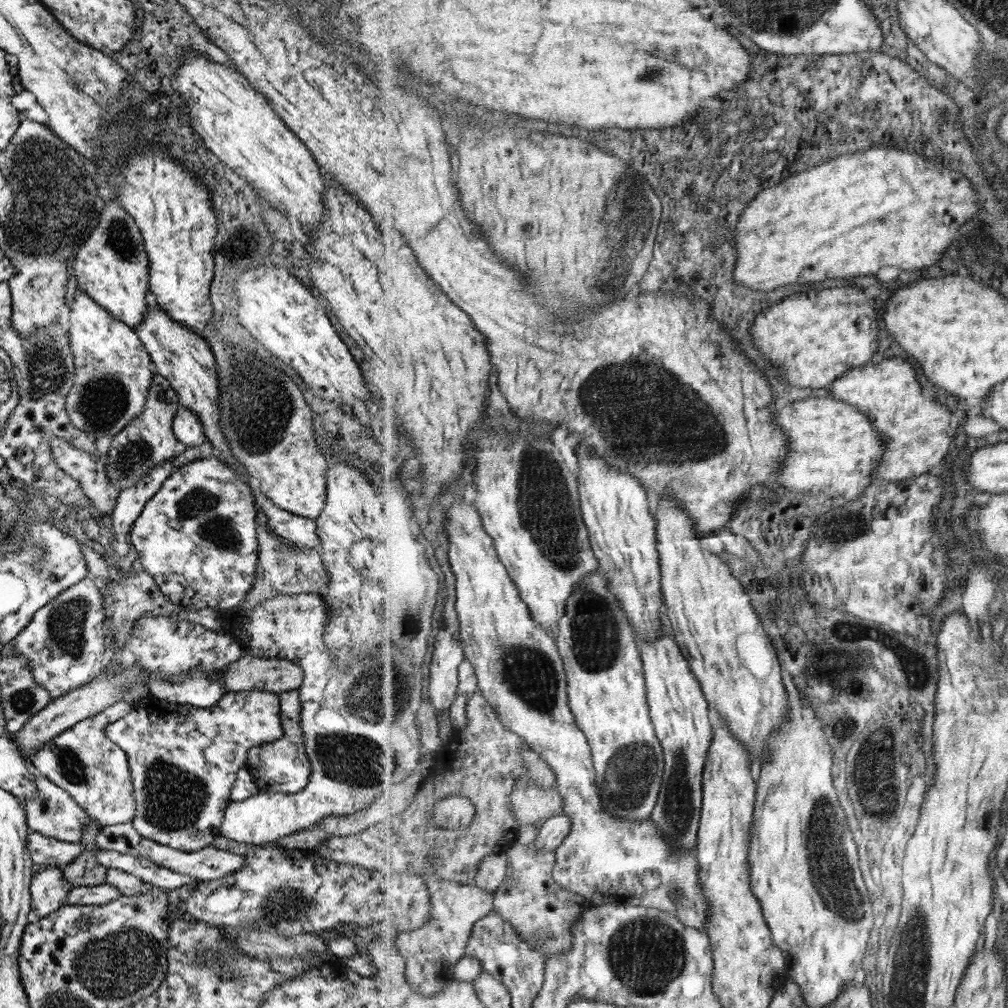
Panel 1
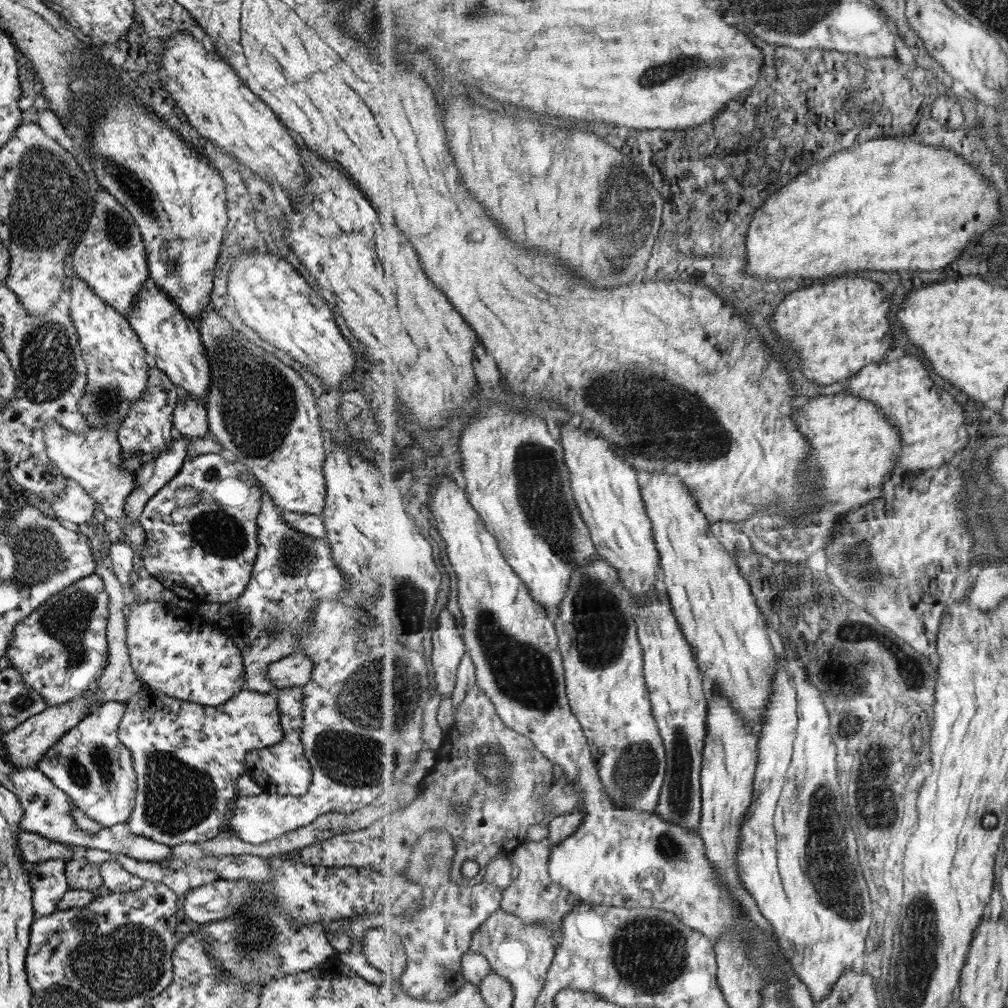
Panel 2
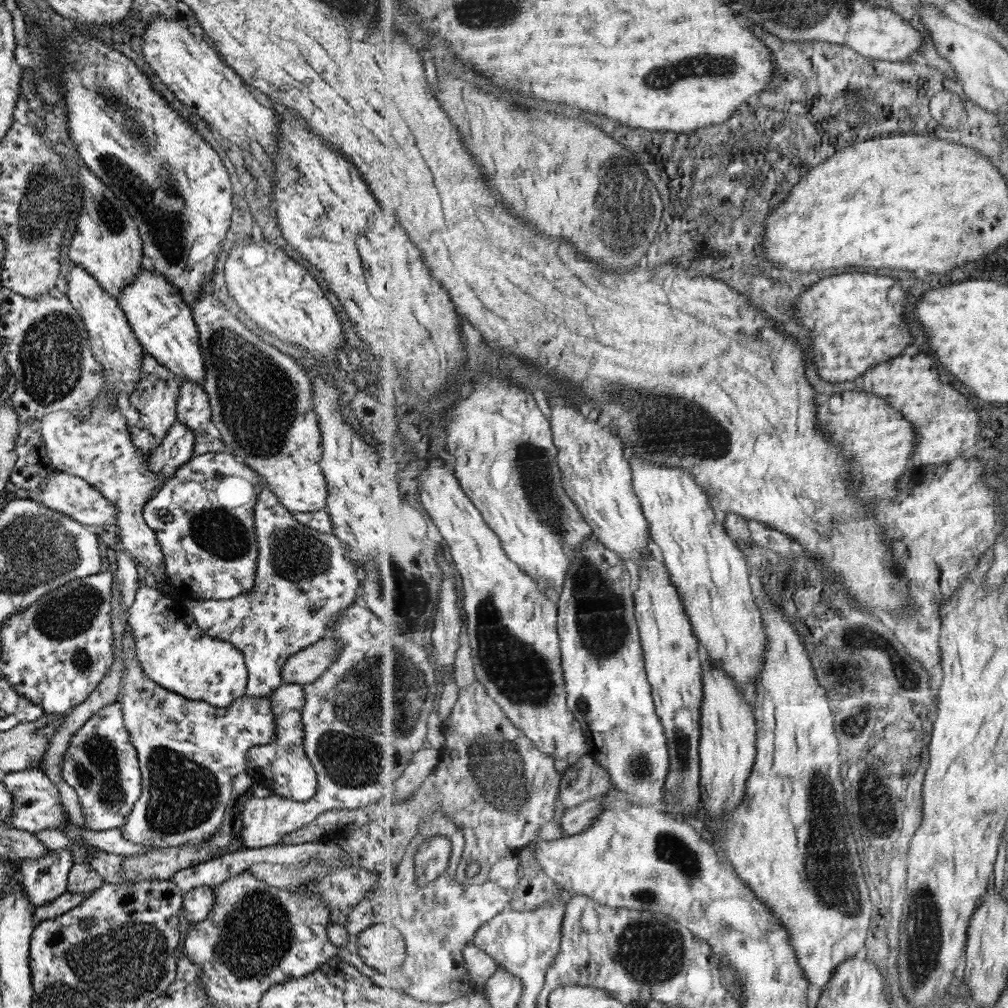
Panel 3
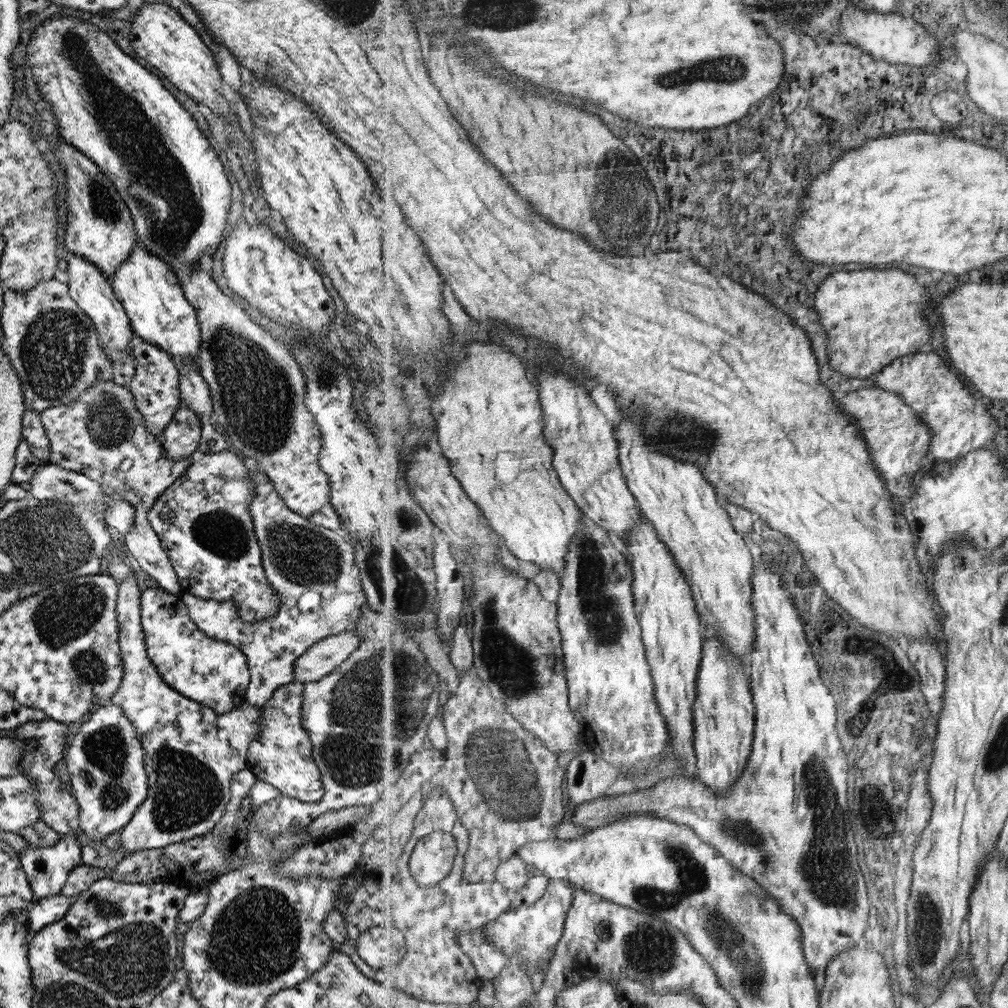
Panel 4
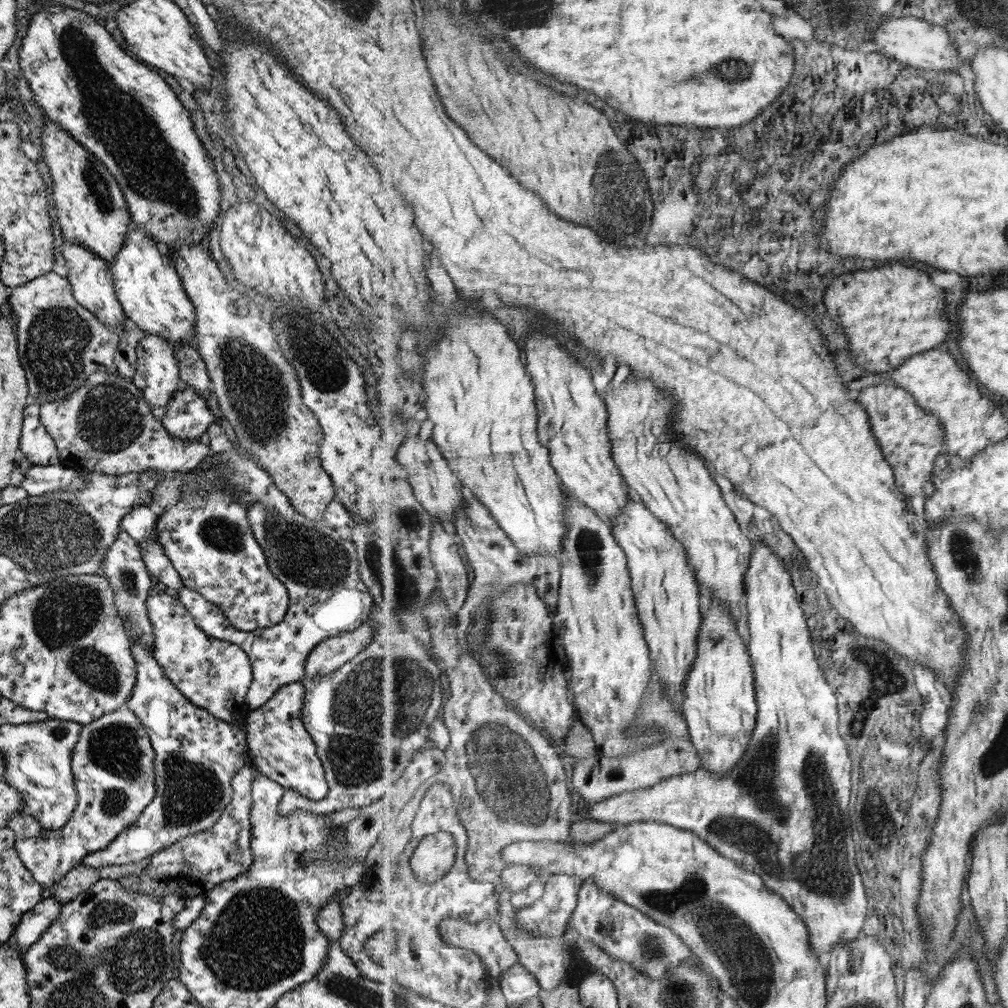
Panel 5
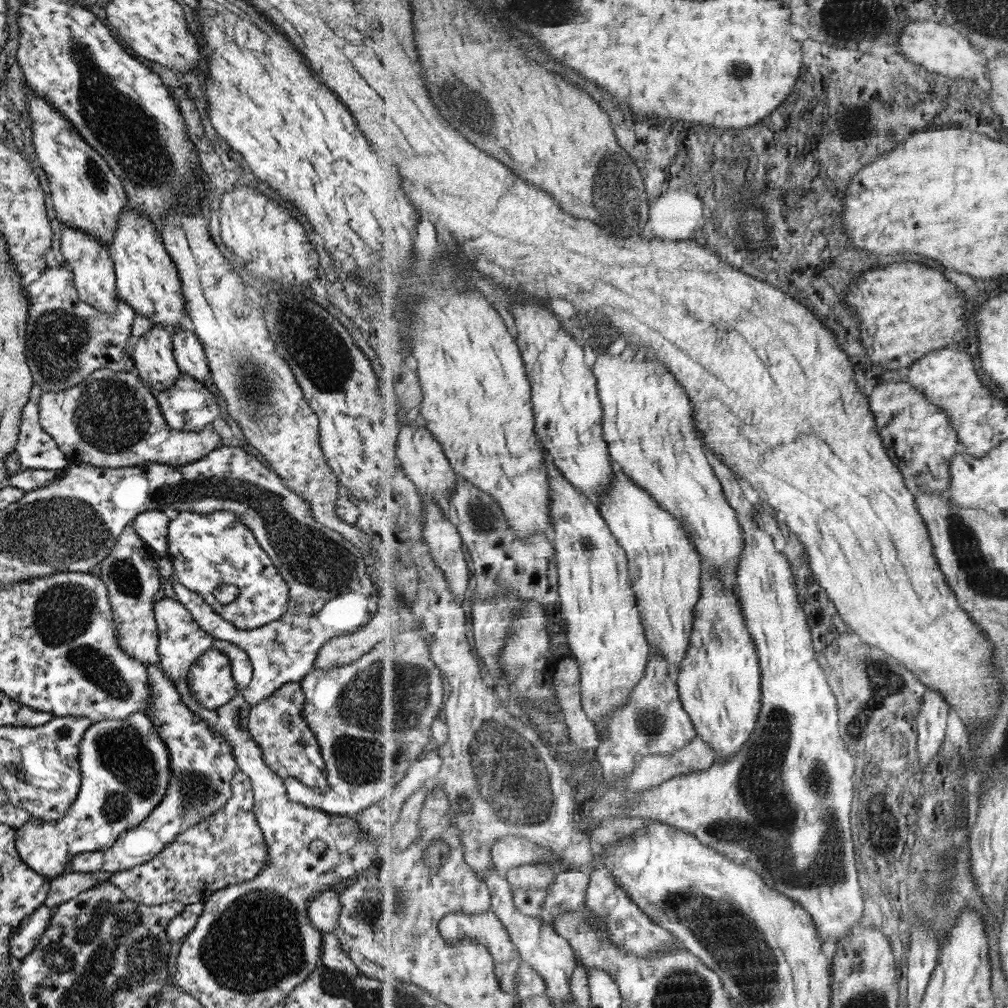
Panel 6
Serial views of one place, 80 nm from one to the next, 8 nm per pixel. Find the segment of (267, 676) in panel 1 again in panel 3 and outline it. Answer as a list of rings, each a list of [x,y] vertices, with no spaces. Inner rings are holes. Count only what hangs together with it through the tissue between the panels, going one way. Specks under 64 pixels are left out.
[[[323,637],[293,654],[280,666],[282,683],[304,685],[313,682],[346,644],[340,639]]]

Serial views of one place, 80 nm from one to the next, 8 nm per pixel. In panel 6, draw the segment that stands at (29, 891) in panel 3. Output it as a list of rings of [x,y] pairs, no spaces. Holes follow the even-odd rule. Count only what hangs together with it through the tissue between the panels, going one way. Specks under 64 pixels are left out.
[[[131,711],[124,719],[103,719],[91,723],[83,731],[77,754],[80,785],[78,794],[67,812],[49,823],[32,817],[14,832],[14,847],[19,858],[31,870],[48,880],[61,875],[76,854],[106,849],[115,842],[118,834],[136,827],[163,799],[172,775],[163,741],[157,736],[152,722],[140,712]]]

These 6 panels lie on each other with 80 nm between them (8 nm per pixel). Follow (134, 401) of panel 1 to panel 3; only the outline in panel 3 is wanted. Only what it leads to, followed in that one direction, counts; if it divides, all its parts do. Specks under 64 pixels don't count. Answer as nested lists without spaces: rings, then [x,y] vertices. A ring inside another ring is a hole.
[[[75,264],[67,273],[66,280],[66,296],[83,322],[83,328],[87,331],[87,340],[90,342],[91,356],[95,362],[99,363],[102,370],[102,388],[97,395],[104,394],[104,392],[119,394],[117,401],[123,399],[124,405],[129,393],[134,389],[134,384],[140,381],[142,348],[137,337],[133,334],[116,299],[101,290],[86,270]]]

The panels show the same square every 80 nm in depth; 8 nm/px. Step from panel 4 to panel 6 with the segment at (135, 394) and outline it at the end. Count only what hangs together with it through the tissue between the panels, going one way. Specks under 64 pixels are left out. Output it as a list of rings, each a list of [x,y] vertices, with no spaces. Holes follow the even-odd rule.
[[[151,325],[151,328],[144,332],[137,339],[132,350],[133,372],[138,376],[139,382],[150,390],[165,390],[169,388],[180,375],[176,362],[172,355],[171,333],[162,326]]]

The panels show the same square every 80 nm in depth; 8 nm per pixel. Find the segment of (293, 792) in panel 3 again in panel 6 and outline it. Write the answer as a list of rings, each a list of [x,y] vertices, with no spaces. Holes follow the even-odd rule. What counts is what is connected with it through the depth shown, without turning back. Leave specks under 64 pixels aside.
[[[298,683],[282,684],[275,692],[250,708],[248,732],[260,748],[262,759],[282,781],[295,778],[313,791],[325,791],[326,769],[314,734],[302,717],[304,694]]]

